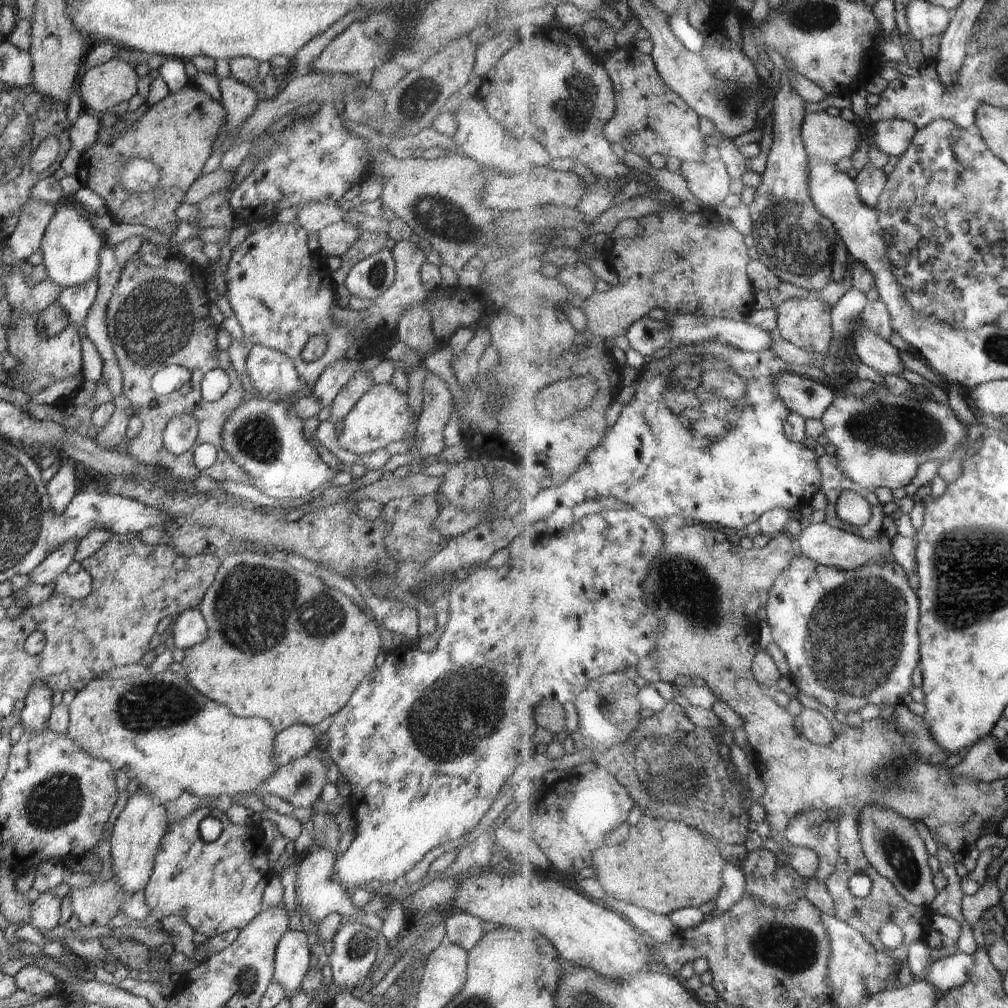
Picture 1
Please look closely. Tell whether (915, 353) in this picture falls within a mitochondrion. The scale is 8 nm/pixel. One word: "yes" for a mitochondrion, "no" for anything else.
no

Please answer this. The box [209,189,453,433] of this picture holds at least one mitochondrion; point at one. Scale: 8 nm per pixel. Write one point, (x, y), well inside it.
(377, 275)

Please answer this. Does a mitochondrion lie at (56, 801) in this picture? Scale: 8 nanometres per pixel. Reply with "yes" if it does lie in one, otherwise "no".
yes

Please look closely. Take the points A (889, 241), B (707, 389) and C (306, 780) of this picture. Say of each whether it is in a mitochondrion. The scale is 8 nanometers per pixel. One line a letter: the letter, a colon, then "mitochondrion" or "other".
A: other
B: mitochondrion
C: mitochondrion

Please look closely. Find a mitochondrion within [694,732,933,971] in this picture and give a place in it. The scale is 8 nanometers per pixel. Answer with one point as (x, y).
(899, 775)

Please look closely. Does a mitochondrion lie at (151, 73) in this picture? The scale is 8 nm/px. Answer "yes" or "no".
no

